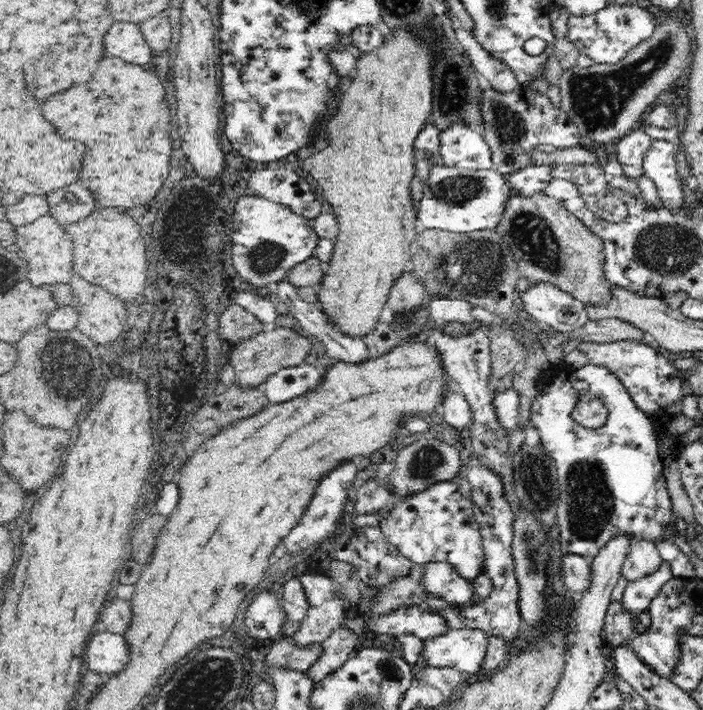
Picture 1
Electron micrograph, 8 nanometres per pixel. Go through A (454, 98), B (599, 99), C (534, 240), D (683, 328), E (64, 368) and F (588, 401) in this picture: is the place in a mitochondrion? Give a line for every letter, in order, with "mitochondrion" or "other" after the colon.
A: mitochondrion
B: mitochondrion
C: mitochondrion
D: other
E: mitochondrion
F: other

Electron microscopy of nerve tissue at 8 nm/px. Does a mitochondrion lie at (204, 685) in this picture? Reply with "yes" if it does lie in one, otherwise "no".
yes

